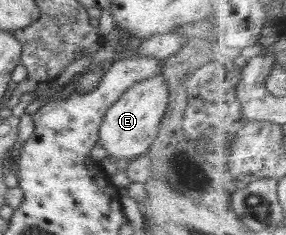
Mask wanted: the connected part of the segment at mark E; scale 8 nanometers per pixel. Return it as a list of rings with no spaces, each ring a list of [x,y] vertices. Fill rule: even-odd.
[[[155,74],[133,83],[105,112],[104,119],[100,123],[99,139],[96,143],[101,144],[107,155],[111,155],[115,160],[125,157],[131,161],[138,158],[139,155],[149,153],[168,104],[168,87],[162,74]]]

